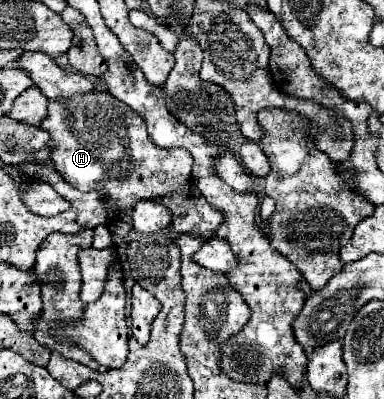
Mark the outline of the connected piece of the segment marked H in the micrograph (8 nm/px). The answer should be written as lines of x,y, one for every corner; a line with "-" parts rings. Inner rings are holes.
94,91
84,95
72,95
68,99
56,99
48,103
48,115
42,119
40,127
52,135
52,163
58,173
80,191
108,191
108,205
124,211
132,207
140,199
148,199
154,195
164,195
172,189
182,189
190,183
192,155
184,149
160,149
148,139
144,119
132,111
126,103
120,103
106,91

